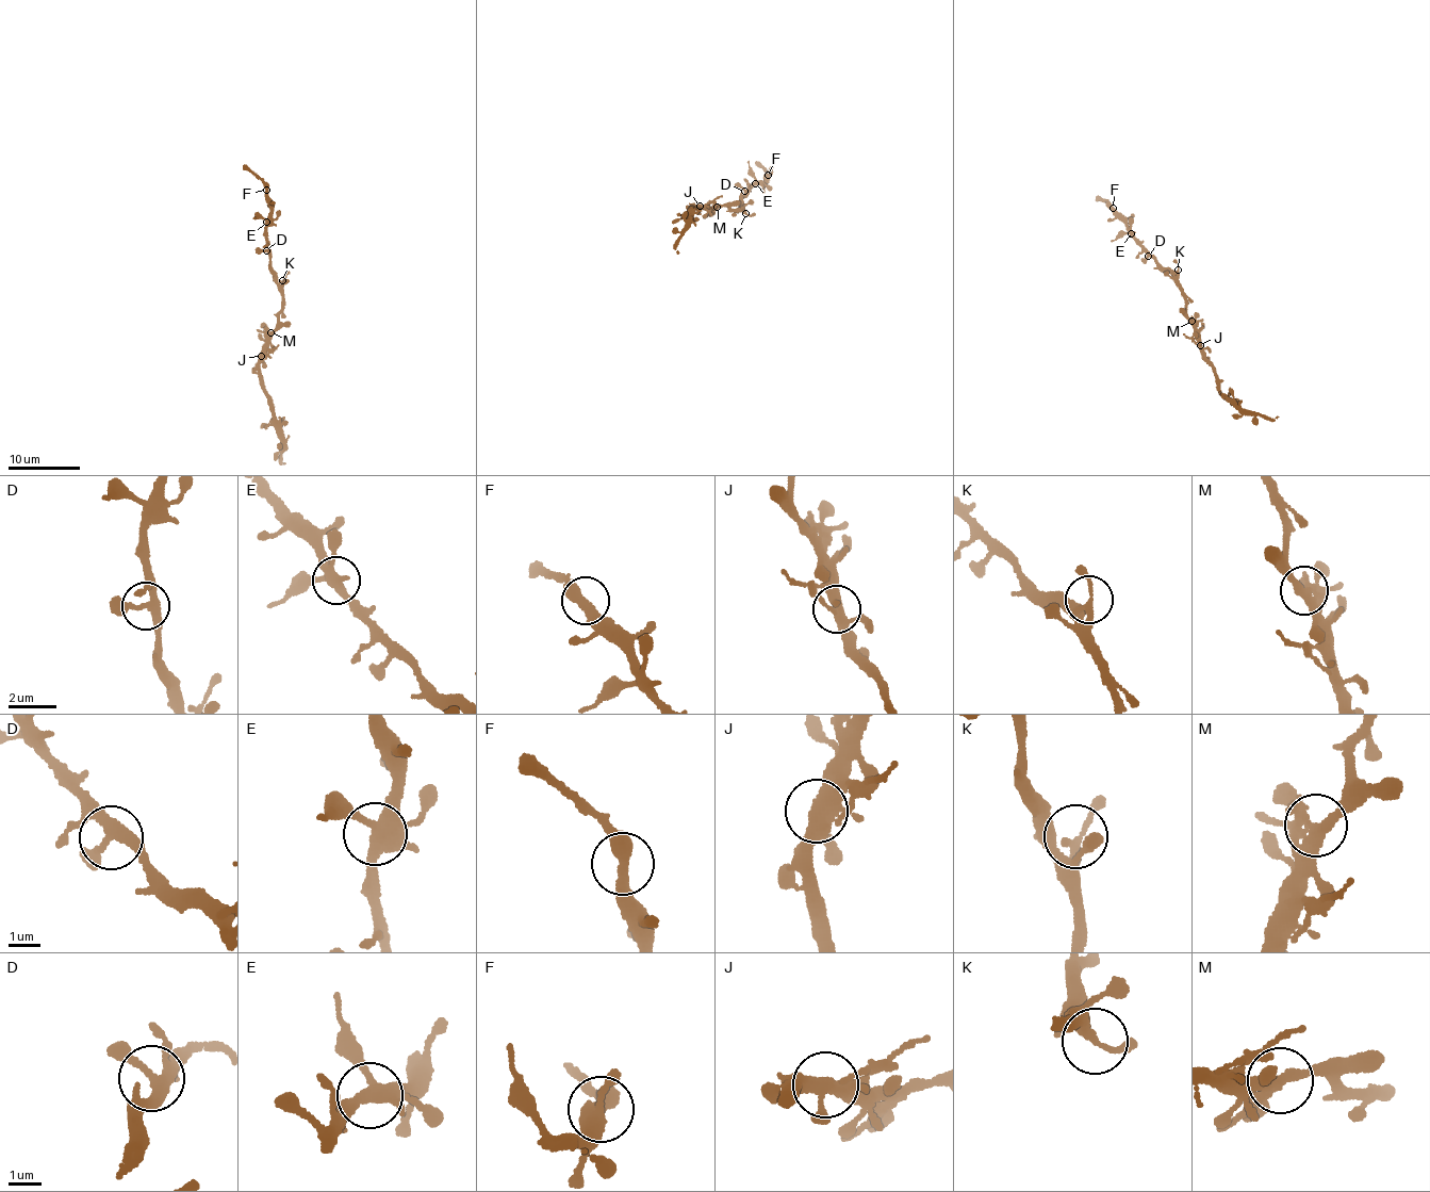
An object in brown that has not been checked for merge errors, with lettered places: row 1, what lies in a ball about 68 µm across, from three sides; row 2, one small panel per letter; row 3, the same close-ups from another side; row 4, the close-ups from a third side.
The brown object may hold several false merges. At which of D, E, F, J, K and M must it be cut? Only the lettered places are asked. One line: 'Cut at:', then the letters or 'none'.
Cut at: none

